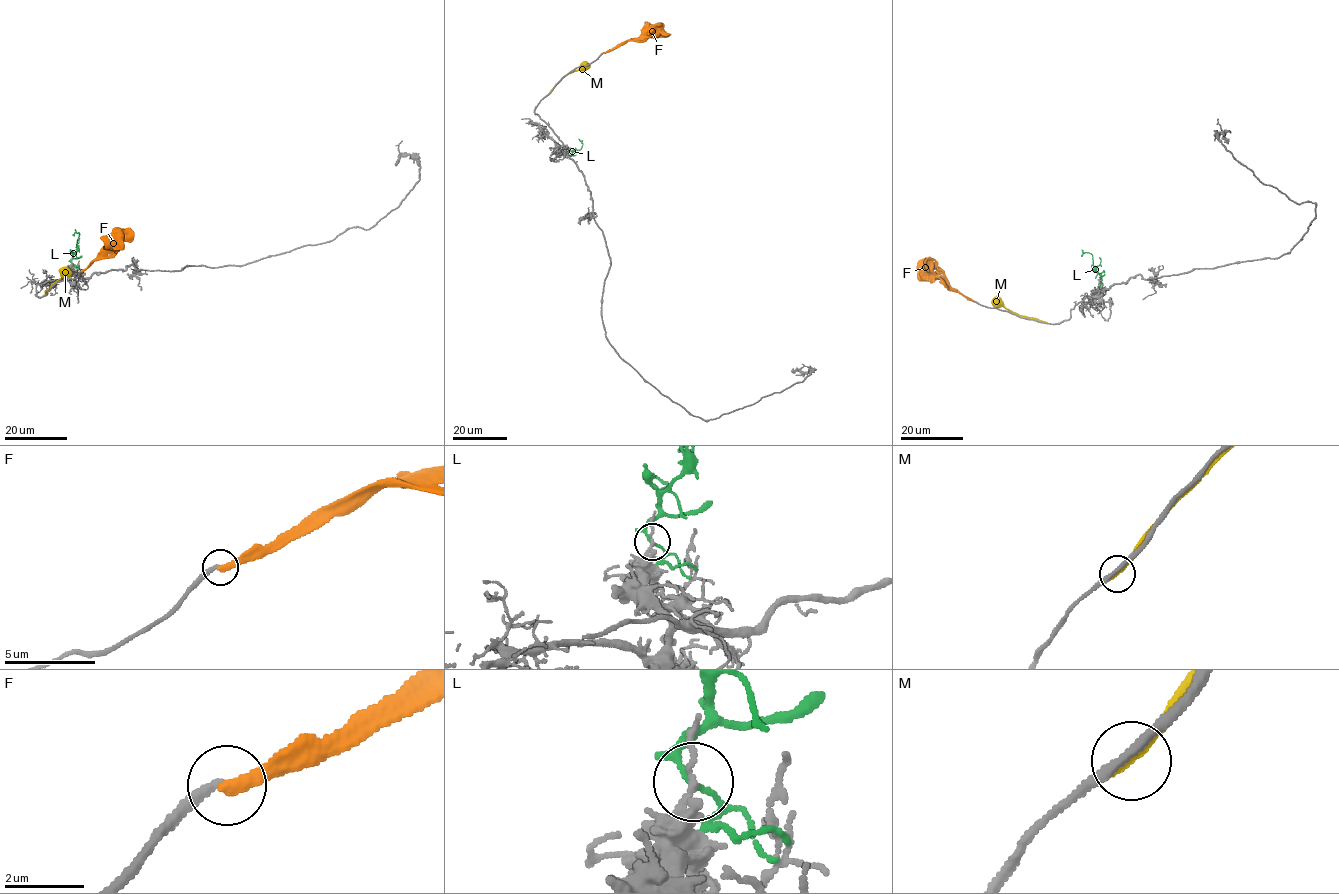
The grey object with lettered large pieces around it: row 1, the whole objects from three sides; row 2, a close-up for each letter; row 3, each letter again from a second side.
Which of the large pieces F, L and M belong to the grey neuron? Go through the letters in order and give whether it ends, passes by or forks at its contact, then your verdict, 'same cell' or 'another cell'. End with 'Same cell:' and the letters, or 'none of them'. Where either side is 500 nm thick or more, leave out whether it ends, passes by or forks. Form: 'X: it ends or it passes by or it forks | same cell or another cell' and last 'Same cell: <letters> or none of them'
F: it ends | another cell
L: it forks | another cell
M: it ends | another cell
Same cell: none of them

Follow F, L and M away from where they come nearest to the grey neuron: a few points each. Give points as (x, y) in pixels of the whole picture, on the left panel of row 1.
F: (81, 271), (133, 232)
L: (71, 263), (79, 233), (72, 235)
M: (45, 295), (53, 283), (70, 272)

